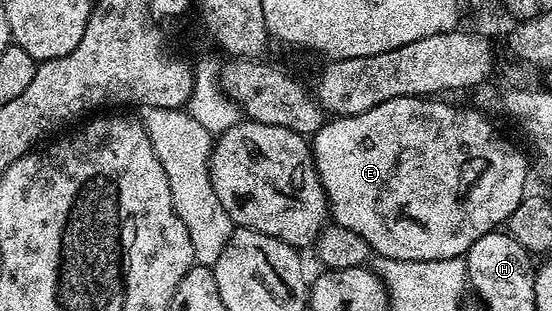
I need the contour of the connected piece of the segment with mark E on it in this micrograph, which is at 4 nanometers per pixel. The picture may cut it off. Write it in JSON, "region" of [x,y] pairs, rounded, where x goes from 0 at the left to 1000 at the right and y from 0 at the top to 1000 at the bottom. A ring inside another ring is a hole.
{"region":[[[736,305],[712,312],[676,350],[652,370],[616,370],[587,392],[585,412],[572,421],[562,450],[563,502],[571,508],[571,540],[585,617],[592,627],[596,691],[609,720],[636,736],[649,762],[658,762],[670,804],[696,833],[725,833],[726,839],[784,839],[786,833],[830,833],[844,823],[846,804],[864,775],[864,762],[879,762],[879,749],[899,740],[917,720],[918,701],[937,672],[947,643],[955,601],[955,511],[918,447],[889,447],[882,460],[882,383],[868,357],[853,344],[822,344],[810,331],[801,344],[786,315]]]}

